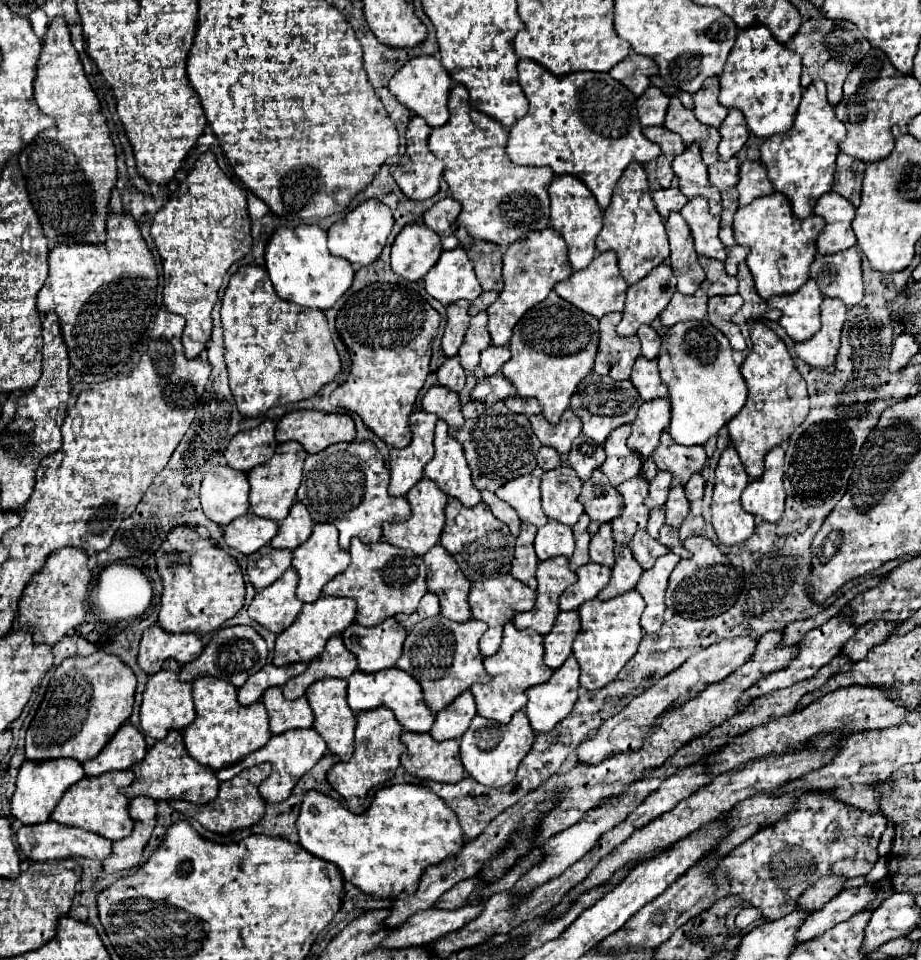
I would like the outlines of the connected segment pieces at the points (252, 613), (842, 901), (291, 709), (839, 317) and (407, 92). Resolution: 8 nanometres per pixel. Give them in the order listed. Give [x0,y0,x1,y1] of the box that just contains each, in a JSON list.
[[249,567,303,633],[795,885,877,943],[263,687,313,733],[795,297,845,367],[389,57,451,127]]

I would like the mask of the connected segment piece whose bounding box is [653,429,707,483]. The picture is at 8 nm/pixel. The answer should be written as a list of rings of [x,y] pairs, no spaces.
[[[665,429],[661,433],[661,441],[659,441],[657,449],[653,451],[653,459],[657,463],[657,469],[671,471],[673,475],[681,477],[685,483],[693,473],[701,471],[701,467],[707,461],[707,455],[701,445],[685,447],[685,445],[675,443]]]

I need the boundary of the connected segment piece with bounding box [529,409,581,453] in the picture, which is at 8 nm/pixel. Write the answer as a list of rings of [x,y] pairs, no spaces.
[[[571,409],[563,413],[557,425],[551,425],[543,415],[533,415],[529,419],[531,419],[531,427],[537,439],[543,445],[557,449],[559,453],[569,453],[573,439],[581,433],[581,419]]]

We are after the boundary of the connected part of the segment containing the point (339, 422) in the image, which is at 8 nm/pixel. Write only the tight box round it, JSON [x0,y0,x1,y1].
[275,411,355,453]

